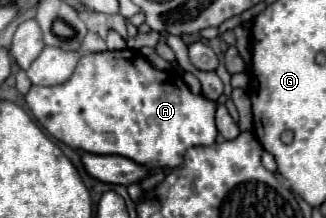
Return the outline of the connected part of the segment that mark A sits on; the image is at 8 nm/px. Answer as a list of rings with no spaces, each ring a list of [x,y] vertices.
[[[103,51],[81,57],[73,77],[55,87],[33,85],[25,95],[29,111],[45,132],[73,149],[93,155],[123,155],[149,167],[181,167],[185,149],[193,145],[213,145],[217,139],[215,107],[205,95],[195,95],[175,71],[157,71],[139,51]]]

